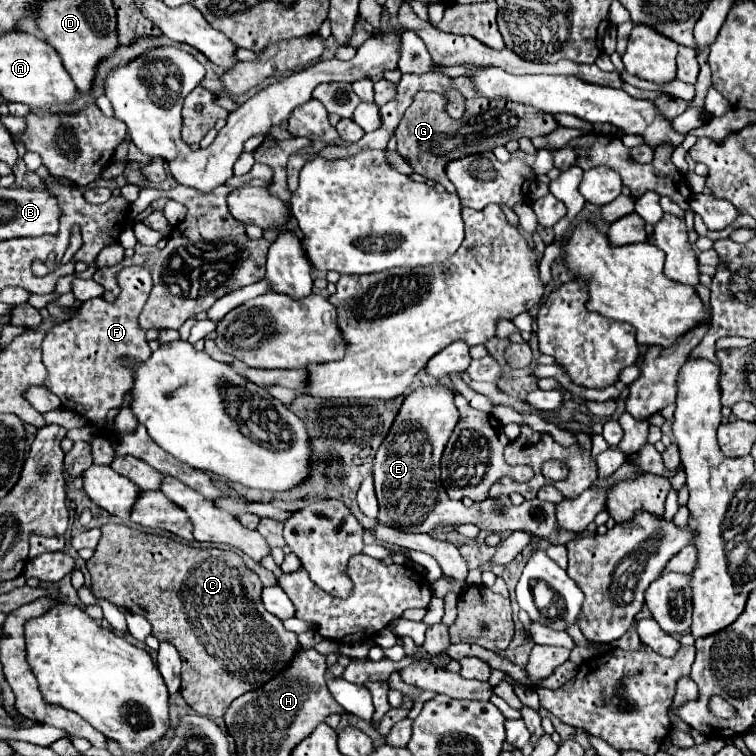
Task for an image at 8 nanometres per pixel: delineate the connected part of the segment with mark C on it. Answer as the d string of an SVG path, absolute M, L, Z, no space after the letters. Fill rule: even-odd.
M105 524L101 526L101 540L95 556L87 560L87 570L97 600L101 598L127 608L131 614L145 616L153 626L153 636L159 642L171 642L177 648L183 660L181 696L201 716L223 718L235 698L261 688L265 682L275 678L287 664L291 664L301 648L297 636L287 632L283 622L265 610L261 602L263 584L259 576L251 572L233 550L193 548L123 524Z

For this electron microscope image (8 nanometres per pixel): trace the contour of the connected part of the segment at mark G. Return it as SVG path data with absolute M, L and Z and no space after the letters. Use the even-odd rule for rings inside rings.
M465 77L452 78L454 88L467 98L467 112L461 120L453 120L445 112L445 98L433 92L417 92L417 98L413 98L413 104L407 108L399 128L395 130L397 148L399 154L411 164L411 168L417 174L423 174L427 180L433 180L441 184L447 192L455 190L455 186L449 182L445 174L445 166L451 160L491 152L497 146L507 144L509 140L519 138L535 138L545 136L557 130L557 122L551 114L539 112L533 106L511 102L511 100L487 100L475 90Z

